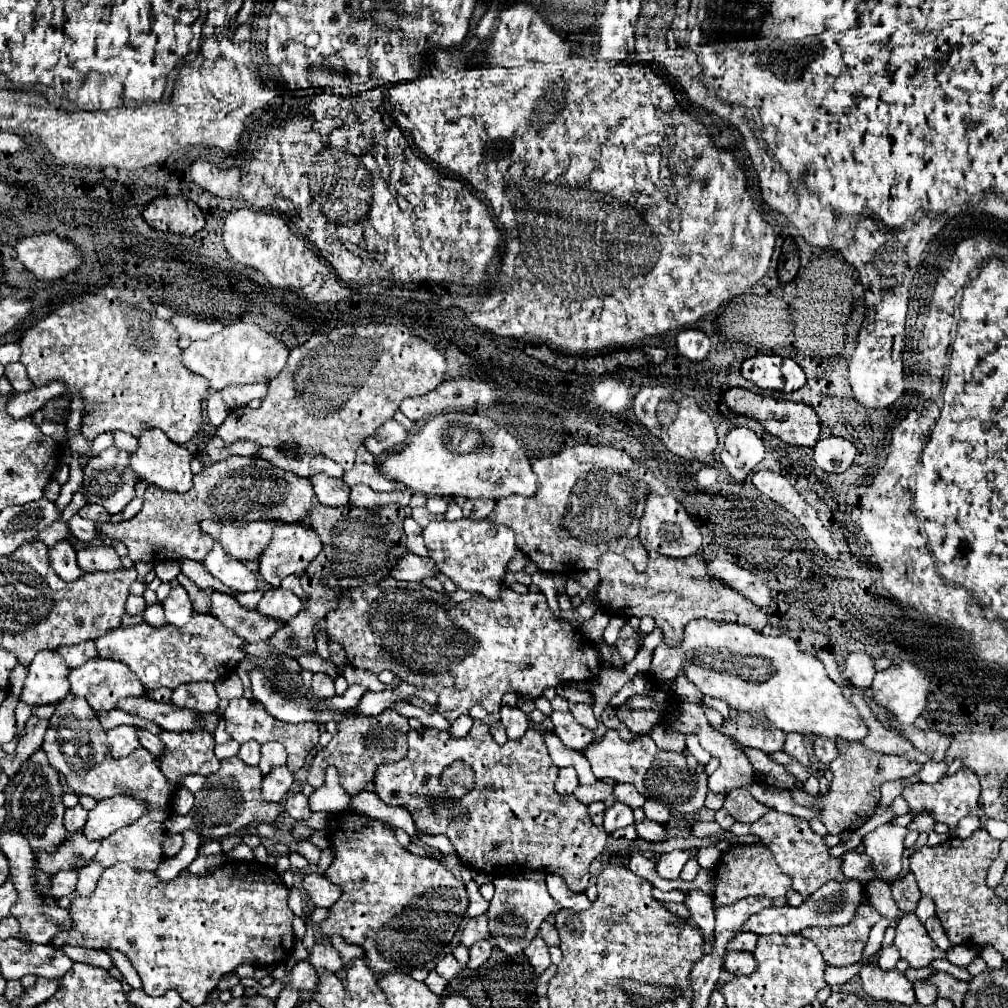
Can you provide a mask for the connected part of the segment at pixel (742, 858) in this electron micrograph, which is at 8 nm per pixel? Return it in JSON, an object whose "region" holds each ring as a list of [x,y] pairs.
{"region":[[[732,847],[728,853],[722,855],[720,863],[716,865],[716,893],[714,893],[714,907],[720,903],[734,903],[744,897],[784,897],[790,889],[790,879],[778,869],[774,855],[766,847]]]}

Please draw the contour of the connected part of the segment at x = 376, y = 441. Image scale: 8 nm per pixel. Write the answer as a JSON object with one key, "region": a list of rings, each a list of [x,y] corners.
{"region":[[[386,421],[382,427],[378,427],[374,431],[374,435],[370,435],[366,441],[364,441],[364,447],[370,449],[370,453],[374,457],[382,455],[384,451],[392,451],[392,447],[400,445],[404,439],[408,437],[408,431],[396,423],[396,421]]]}

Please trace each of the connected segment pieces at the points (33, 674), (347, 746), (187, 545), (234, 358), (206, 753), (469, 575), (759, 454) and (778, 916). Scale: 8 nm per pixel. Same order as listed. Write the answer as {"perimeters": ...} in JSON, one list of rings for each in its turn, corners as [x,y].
{"perimeters":[[[[54,651],[38,653],[28,667],[20,701],[30,707],[58,703],[70,693],[68,673],[66,665],[62,665],[62,657],[56,657]]],[[[386,709],[376,717],[358,717],[358,719],[342,719],[338,723],[338,733],[332,741],[322,747],[312,759],[308,769],[308,783],[312,787],[320,787],[324,781],[324,769],[334,765],[342,777],[342,785],[350,795],[358,795],[368,781],[374,779],[378,765],[394,763],[406,755],[406,733],[410,731],[408,719],[396,713],[394,709]]],[[[228,457],[222,463],[204,467],[192,479],[192,489],[186,493],[166,493],[154,485],[148,485],[144,493],[144,505],[140,513],[124,523],[102,525],[102,533],[110,539],[120,541],[128,549],[128,557],[138,563],[162,563],[188,557],[201,561],[212,549],[214,541],[202,533],[200,521],[302,521],[314,503],[314,487],[308,477],[300,477],[292,471],[284,471],[270,461],[254,457]]],[[[234,323],[212,335],[204,341],[194,341],[188,349],[182,351],[182,363],[196,375],[208,379],[212,389],[224,389],[232,383],[262,383],[274,379],[284,367],[288,359],[288,349],[268,331],[260,329],[252,323]]],[[[196,725],[194,731],[160,731],[164,753],[158,755],[160,771],[168,777],[174,789],[182,787],[186,775],[214,775],[218,771],[218,759],[214,755],[214,735]]],[[[488,519],[432,521],[428,527],[424,527],[424,543],[428,547],[428,559],[434,563],[438,573],[452,579],[458,589],[476,591],[486,597],[498,597],[506,563],[516,553],[514,531],[504,525],[494,525]]],[[[736,427],[726,435],[720,461],[734,481],[744,481],[764,459],[762,439],[748,427]]],[[[848,879],[848,881],[828,881],[822,885],[822,889],[816,889],[800,907],[770,907],[762,909],[760,913],[754,913],[742,931],[752,931],[758,935],[768,935],[768,933],[780,933],[780,935],[790,935],[790,933],[800,933],[806,927],[842,927],[846,921],[852,921],[858,907],[866,899],[866,885],[858,879]]]]}

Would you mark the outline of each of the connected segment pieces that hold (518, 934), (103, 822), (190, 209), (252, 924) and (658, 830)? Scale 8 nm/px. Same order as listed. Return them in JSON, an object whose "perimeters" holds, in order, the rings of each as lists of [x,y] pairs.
{"perimeters":[[[[498,877],[494,879],[494,885],[496,893],[486,911],[490,925],[490,939],[492,945],[500,947],[506,955],[516,955],[524,951],[526,945],[530,945],[530,941],[536,937],[540,923],[556,909],[556,901],[550,897],[544,881]]],[[[114,795],[96,803],[92,811],[88,811],[88,821],[84,825],[84,833],[88,841],[110,837],[120,827],[132,825],[136,819],[148,813],[148,803],[134,795]]],[[[158,197],[156,205],[152,201],[144,211],[144,219],[152,227],[154,227],[154,213],[156,213],[156,223],[158,223],[158,213],[166,215],[166,229],[170,233],[192,237],[204,229],[204,215],[198,209],[198,205],[182,197]]],[[[226,861],[214,873],[208,873],[208,875],[186,875],[186,877],[176,877],[176,879],[170,879],[170,881],[162,881],[156,873],[148,873],[148,871],[144,873],[140,869],[132,869],[126,863],[116,863],[114,867],[104,869],[104,873],[102,873],[94,893],[90,893],[88,897],[80,897],[80,895],[74,897],[74,901],[68,907],[68,913],[70,913],[70,919],[72,919],[72,927],[70,929],[60,929],[56,933],[56,937],[52,939],[52,947],[54,949],[62,949],[64,945],[78,945],[78,947],[88,947],[88,949],[116,949],[116,951],[122,951],[130,959],[132,967],[138,971],[138,975],[142,979],[142,989],[150,997],[160,997],[166,991],[176,989],[184,1001],[188,1001],[192,1007],[198,1007],[218,987],[220,979],[226,973],[232,973],[238,965],[248,963],[252,967],[270,967],[274,963],[288,961],[292,957],[292,947],[294,947],[292,919],[294,919],[294,913],[288,909],[286,899],[288,899],[288,887],[284,885],[282,877],[270,865],[256,863],[256,861]]],[[[644,819],[644,823],[638,823],[636,829],[638,829],[638,835],[646,841],[662,841],[666,837],[666,827],[648,819]]]]}

